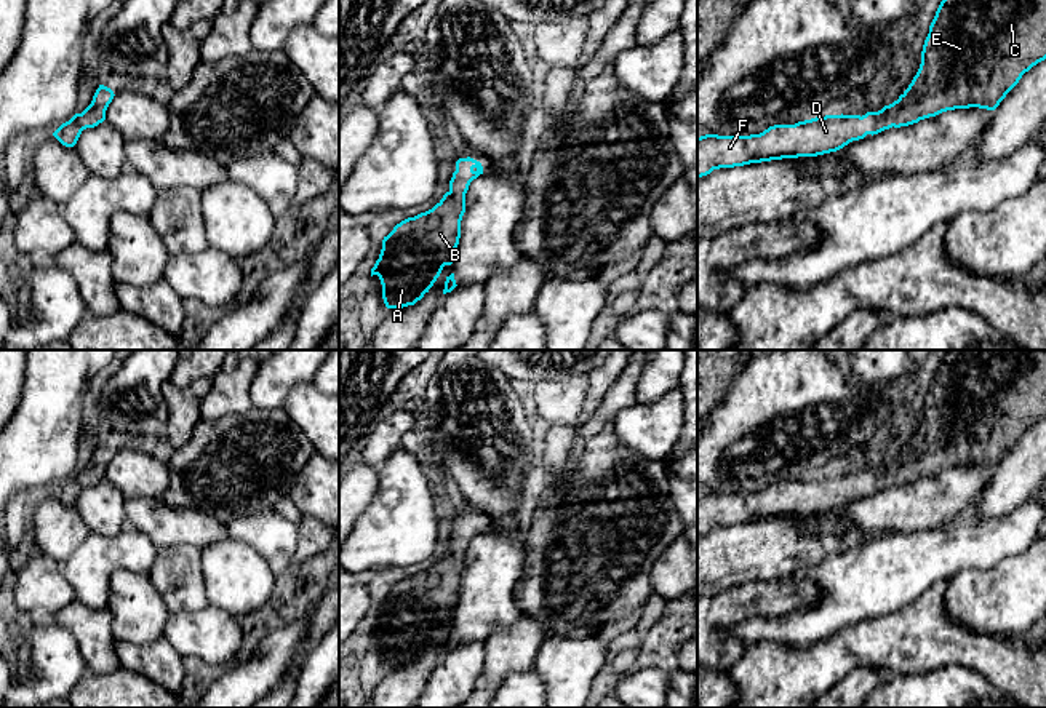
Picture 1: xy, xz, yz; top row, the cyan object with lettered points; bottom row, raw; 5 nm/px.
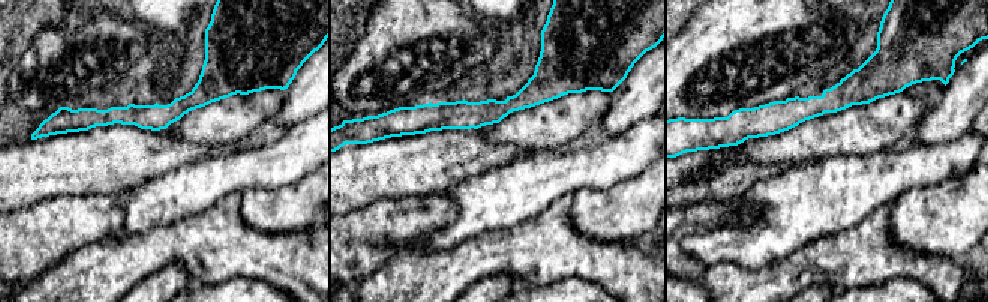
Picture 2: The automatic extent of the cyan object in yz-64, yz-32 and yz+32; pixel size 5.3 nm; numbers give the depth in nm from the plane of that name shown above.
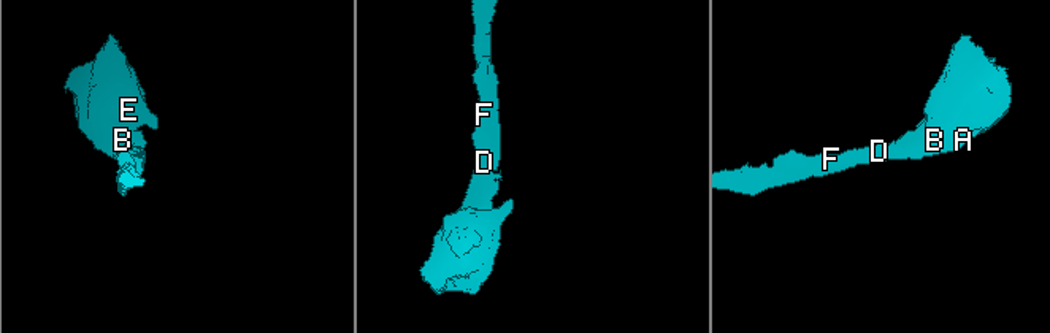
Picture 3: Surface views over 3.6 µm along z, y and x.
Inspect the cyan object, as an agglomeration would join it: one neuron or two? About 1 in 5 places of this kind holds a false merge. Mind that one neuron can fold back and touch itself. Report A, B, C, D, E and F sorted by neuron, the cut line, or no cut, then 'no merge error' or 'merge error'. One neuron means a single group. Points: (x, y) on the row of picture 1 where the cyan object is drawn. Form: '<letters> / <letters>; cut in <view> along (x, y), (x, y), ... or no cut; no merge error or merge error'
A B C D E F; no cut; no merge error

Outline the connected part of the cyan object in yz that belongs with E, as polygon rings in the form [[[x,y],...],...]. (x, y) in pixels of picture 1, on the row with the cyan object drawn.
[[[942,0],[929,26],[921,64],[908,88],[889,105],[865,115],[825,115],[774,125],[760,134],[697,137],[697,177],[713,169],[836,152],[867,134],[900,128],[947,110],[995,110],[1022,75],[1046,59],[1046,0]]]

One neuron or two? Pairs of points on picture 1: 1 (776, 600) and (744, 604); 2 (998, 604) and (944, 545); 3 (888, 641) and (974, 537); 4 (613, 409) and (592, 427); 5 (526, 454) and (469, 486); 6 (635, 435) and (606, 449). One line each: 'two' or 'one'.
1: one
2: two
3: two
4: one
5: one
6: two

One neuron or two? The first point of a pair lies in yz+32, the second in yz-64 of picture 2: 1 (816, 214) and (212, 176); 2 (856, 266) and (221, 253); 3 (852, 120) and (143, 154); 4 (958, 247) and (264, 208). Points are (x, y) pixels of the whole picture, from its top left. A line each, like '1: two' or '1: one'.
1: one
2: one
3: two
4: one

